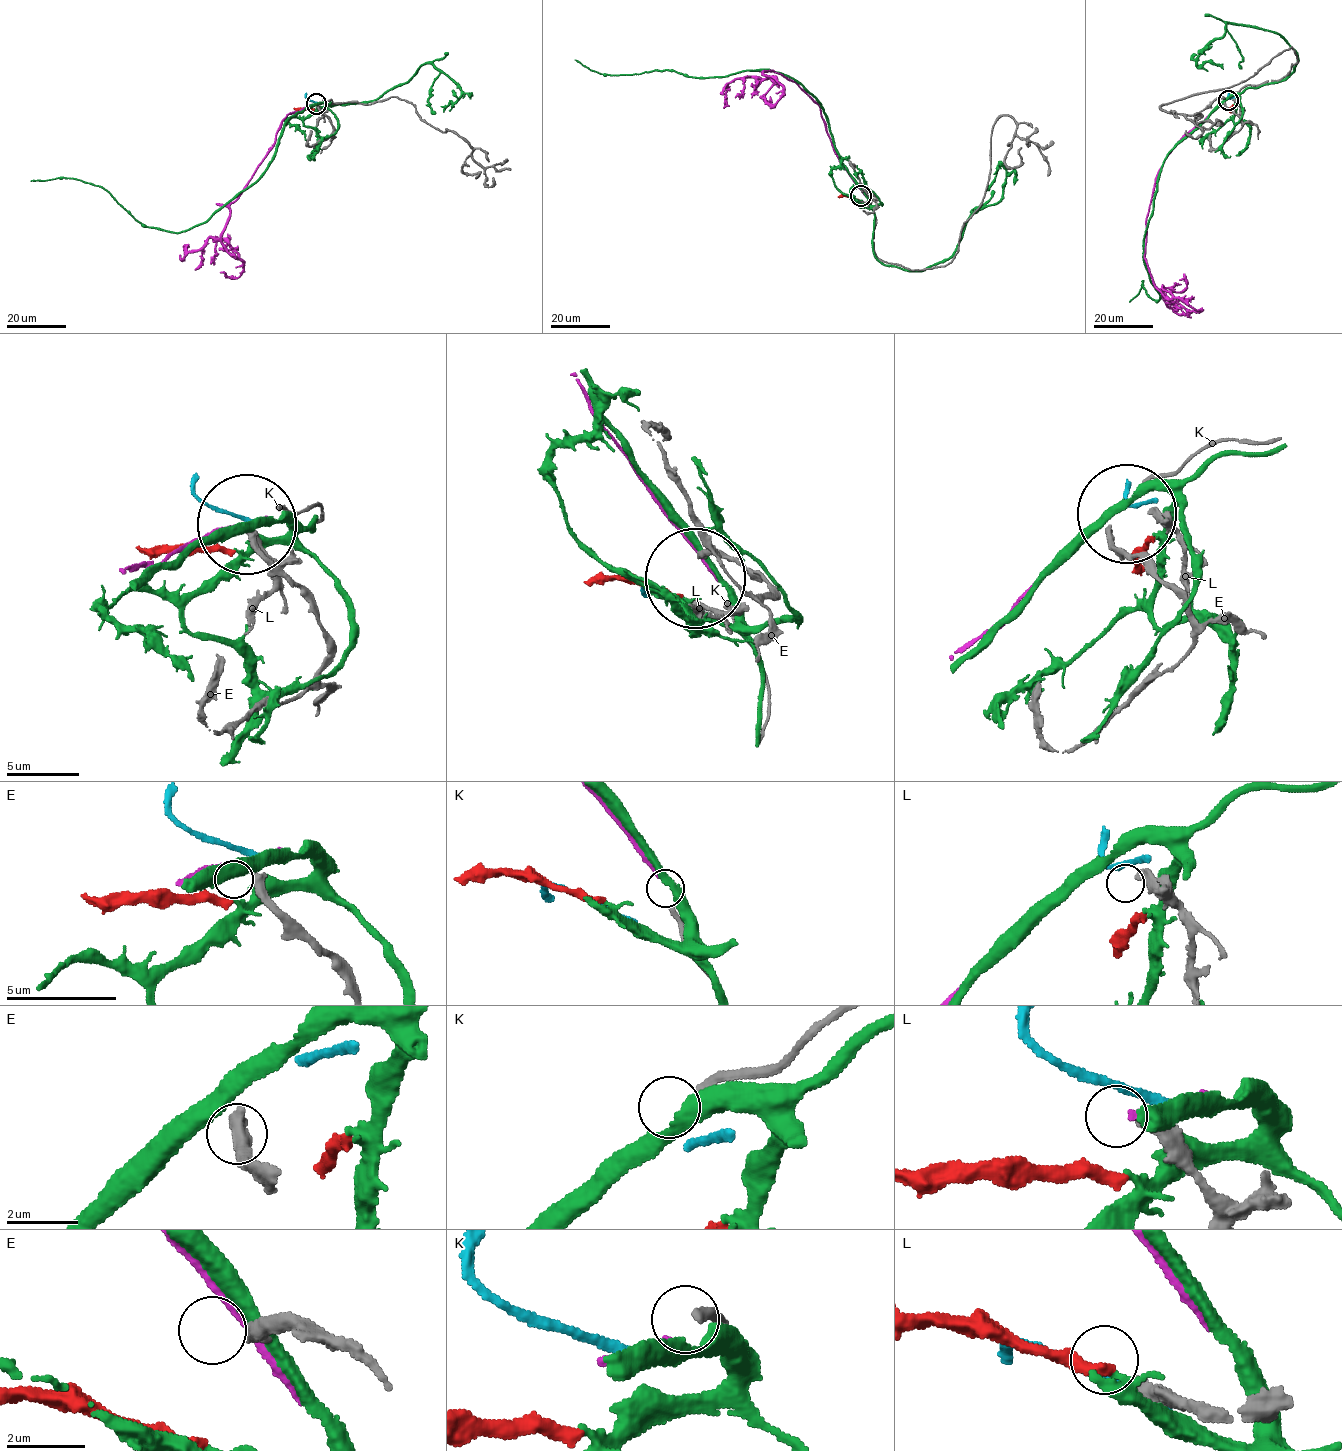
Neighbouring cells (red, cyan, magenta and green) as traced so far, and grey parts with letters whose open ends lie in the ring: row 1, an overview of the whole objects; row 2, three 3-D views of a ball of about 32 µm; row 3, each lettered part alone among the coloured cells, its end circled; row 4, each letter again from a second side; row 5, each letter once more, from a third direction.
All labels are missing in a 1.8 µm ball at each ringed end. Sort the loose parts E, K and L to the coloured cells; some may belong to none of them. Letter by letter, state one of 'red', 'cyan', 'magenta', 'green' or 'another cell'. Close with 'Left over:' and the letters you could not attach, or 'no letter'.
E: another cell
K: another cell
L: another cell
Left over: E, K, L

